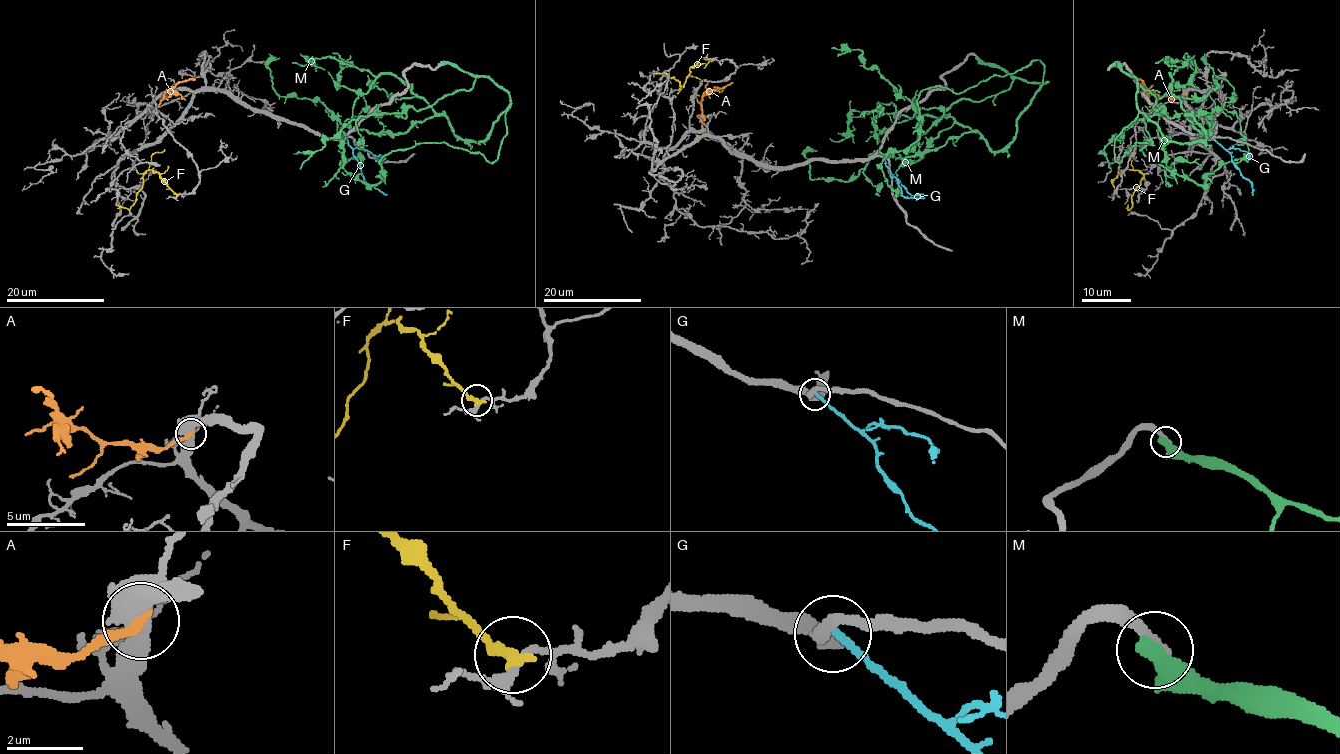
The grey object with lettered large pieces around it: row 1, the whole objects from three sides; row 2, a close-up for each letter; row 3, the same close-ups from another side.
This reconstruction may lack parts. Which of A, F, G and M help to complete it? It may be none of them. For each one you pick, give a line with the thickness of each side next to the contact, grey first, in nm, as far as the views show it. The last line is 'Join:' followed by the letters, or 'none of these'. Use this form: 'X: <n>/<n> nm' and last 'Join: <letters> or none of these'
Join: none of these

